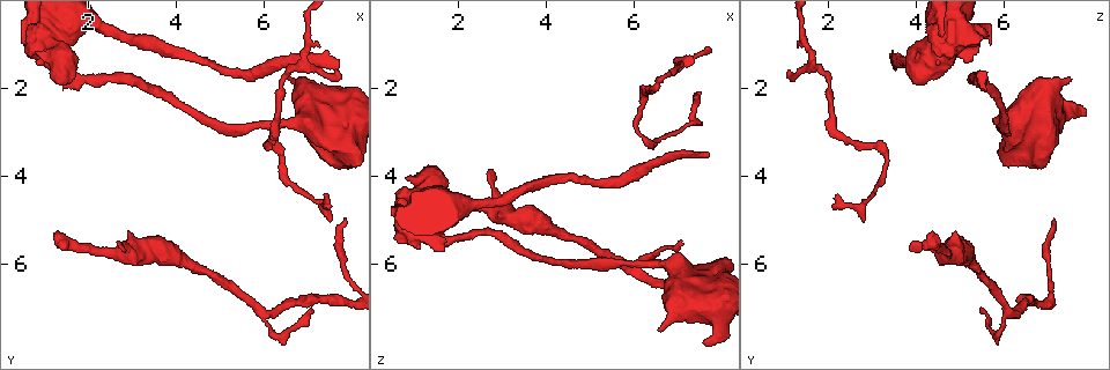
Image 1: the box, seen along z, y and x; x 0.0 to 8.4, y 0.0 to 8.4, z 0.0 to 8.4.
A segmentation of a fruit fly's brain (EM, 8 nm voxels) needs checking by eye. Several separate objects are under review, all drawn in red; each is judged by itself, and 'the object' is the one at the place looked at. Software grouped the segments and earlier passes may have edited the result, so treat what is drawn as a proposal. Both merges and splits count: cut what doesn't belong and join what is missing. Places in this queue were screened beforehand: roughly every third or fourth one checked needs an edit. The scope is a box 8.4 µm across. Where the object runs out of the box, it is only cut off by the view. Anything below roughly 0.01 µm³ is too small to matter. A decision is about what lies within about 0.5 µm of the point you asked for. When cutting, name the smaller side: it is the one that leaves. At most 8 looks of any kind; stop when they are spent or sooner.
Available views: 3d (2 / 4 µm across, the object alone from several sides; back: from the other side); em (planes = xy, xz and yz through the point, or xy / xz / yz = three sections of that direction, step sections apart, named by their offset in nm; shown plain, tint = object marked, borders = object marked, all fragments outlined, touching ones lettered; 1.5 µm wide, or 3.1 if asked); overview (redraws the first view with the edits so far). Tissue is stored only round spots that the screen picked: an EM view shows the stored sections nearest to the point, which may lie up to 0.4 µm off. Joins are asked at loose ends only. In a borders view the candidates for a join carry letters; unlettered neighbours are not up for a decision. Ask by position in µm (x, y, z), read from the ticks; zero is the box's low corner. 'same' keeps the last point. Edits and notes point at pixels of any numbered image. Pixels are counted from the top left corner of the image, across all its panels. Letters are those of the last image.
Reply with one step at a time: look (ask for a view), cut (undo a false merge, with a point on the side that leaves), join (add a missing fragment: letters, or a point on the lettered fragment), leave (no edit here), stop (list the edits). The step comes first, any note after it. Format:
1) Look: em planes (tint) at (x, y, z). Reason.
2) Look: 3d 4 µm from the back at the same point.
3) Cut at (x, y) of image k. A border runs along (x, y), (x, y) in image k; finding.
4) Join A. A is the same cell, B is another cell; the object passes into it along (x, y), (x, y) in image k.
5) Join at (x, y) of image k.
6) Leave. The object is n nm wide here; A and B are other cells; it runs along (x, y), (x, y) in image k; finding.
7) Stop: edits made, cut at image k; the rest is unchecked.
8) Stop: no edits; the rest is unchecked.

Look: em planes (tint) at (7.75, 1.85, 1.10). Thin end.

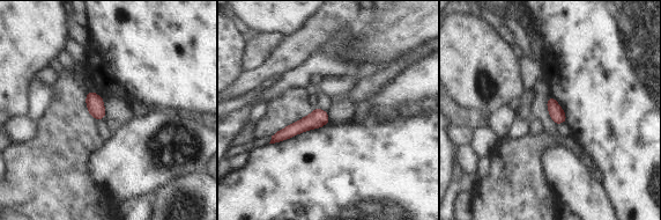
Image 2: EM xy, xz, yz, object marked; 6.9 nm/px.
Look: em planes (borders) at the same point. See the neighbours.

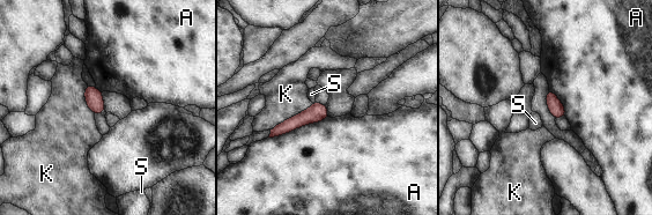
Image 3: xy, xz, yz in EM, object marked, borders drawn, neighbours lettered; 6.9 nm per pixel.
Leave. A, K and S are other cells; it runs along (324, 110), (317, 111), (273, 133) in image 3; none of them fits.

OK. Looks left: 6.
Look: em xz step 4 (borders) at (7.60, 2.45, 7.85). Branch stops here.

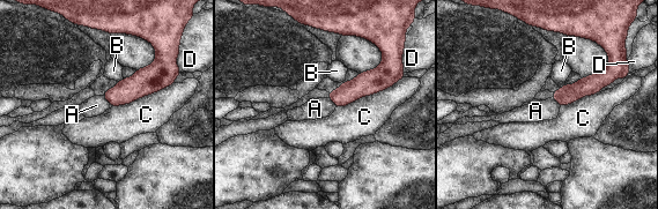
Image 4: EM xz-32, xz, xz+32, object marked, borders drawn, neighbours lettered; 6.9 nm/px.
Look: em planes (borders) at the same point.

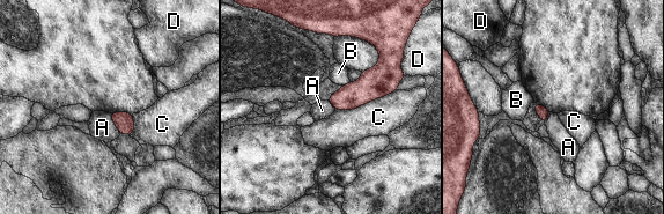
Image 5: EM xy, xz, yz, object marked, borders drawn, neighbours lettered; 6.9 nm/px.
Leave. A, B, C and D are other cells; a border runs along (110, 113), (111, 120), (120, 133) in image 5; no lettered fragment goes on from it.

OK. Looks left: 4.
Look: em planes (tint) at (1.25, 5.25, 4.40). Free end.

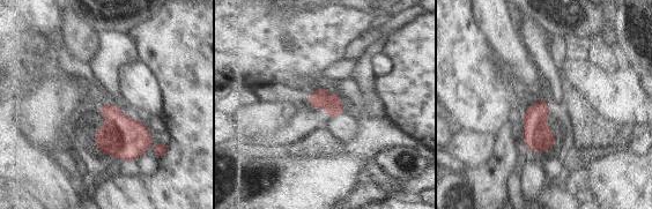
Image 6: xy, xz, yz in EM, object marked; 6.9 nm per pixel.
Look: em planes (borders) at the same point.

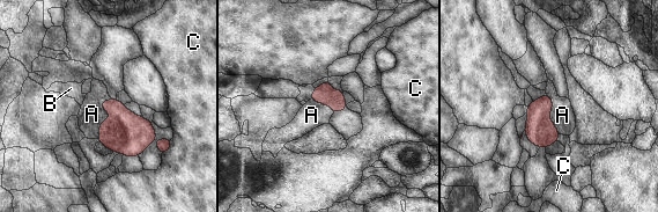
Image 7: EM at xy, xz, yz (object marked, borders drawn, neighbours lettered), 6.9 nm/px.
Join A. The longest contact is with A, 300 nm; A is the same cell, B and C are other cells; the object passes into it along (126, 132), (111, 116), (91, 114) in image 7; it goes on there.

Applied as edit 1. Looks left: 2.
Stop: edits made, join at image 7; the rest is unchecked.

